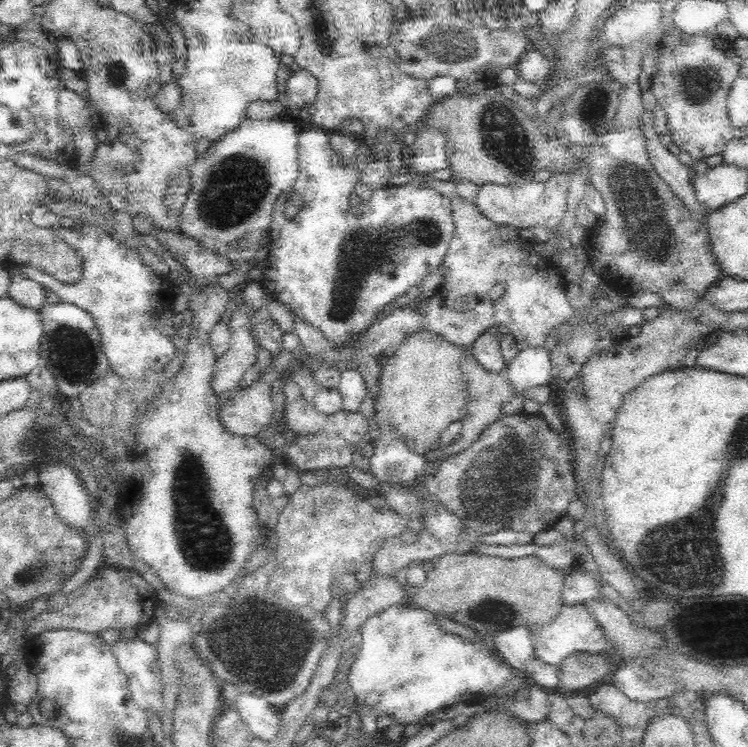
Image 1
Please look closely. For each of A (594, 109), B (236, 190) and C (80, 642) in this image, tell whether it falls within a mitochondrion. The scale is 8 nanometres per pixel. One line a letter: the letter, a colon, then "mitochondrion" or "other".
A: mitochondrion
B: mitochondrion
C: other

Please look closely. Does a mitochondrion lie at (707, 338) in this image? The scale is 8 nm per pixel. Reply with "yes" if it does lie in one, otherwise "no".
no

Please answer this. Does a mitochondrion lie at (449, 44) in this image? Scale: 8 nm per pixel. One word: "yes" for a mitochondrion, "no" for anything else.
yes

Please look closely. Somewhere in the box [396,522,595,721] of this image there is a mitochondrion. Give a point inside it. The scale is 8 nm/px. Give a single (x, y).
(490, 614)

